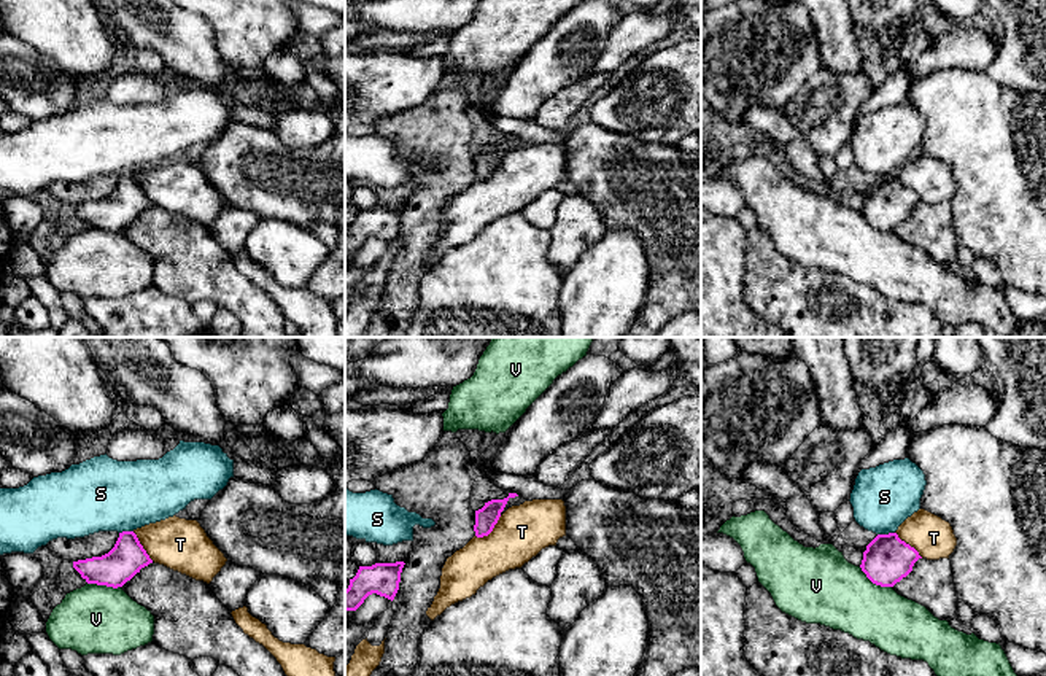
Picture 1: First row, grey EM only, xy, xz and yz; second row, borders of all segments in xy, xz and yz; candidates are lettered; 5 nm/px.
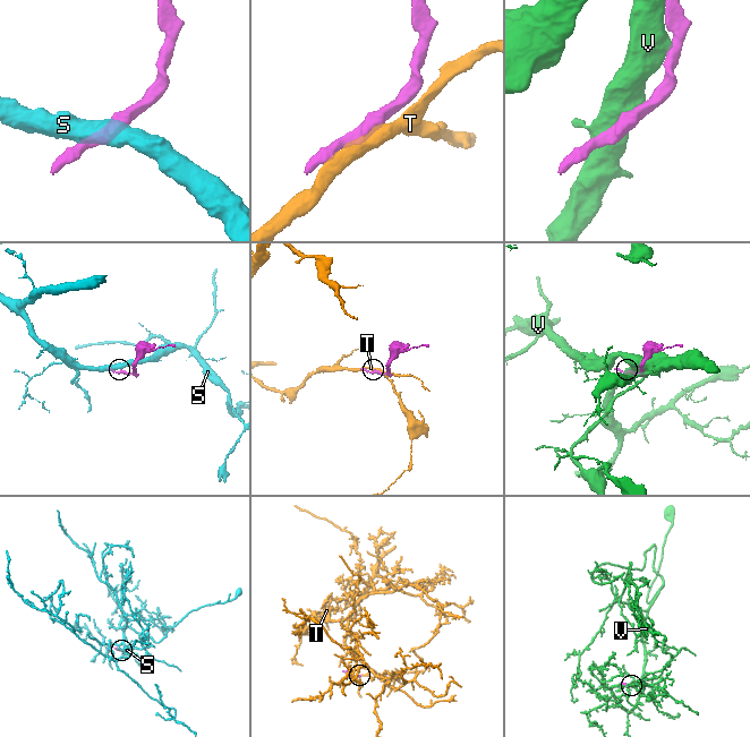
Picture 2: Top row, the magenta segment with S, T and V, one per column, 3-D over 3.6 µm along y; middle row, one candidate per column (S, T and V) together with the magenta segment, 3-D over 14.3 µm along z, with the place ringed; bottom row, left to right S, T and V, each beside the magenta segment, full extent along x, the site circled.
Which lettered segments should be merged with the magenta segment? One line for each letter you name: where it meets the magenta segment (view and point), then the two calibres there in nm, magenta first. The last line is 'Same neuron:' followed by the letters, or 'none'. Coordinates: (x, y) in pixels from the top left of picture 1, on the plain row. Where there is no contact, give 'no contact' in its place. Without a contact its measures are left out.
Same neuron: none

